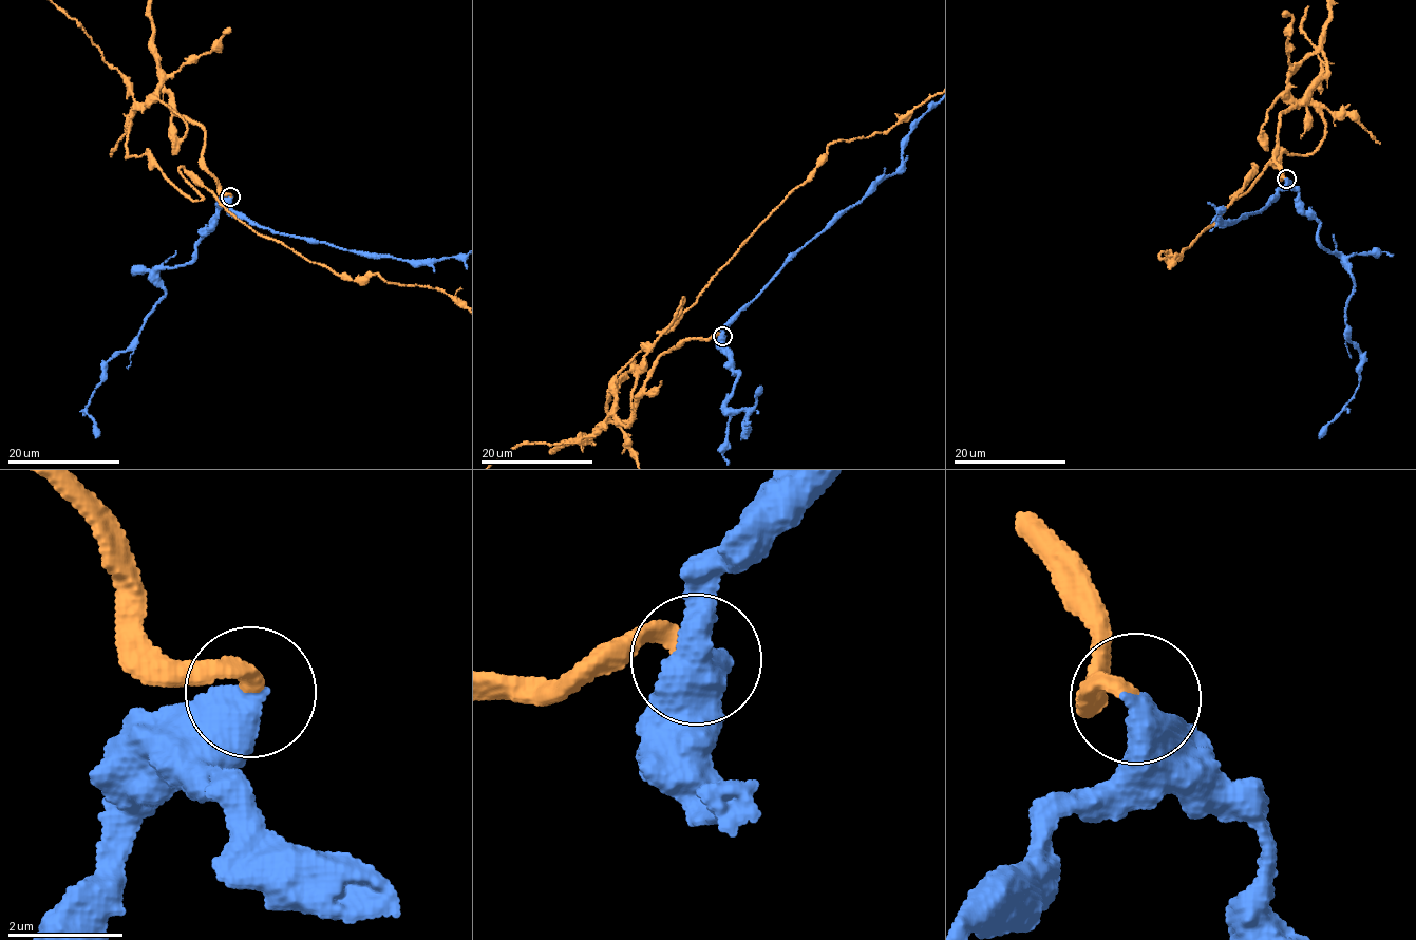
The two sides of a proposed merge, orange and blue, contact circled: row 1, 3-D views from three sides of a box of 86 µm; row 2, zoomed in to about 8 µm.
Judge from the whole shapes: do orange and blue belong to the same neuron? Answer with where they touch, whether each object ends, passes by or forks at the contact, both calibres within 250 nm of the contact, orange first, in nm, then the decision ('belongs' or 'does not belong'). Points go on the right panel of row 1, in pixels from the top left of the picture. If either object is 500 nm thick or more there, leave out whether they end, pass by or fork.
at (1286, 179); 280 nm thick on the orange side, 550 nm on the other; belongs

